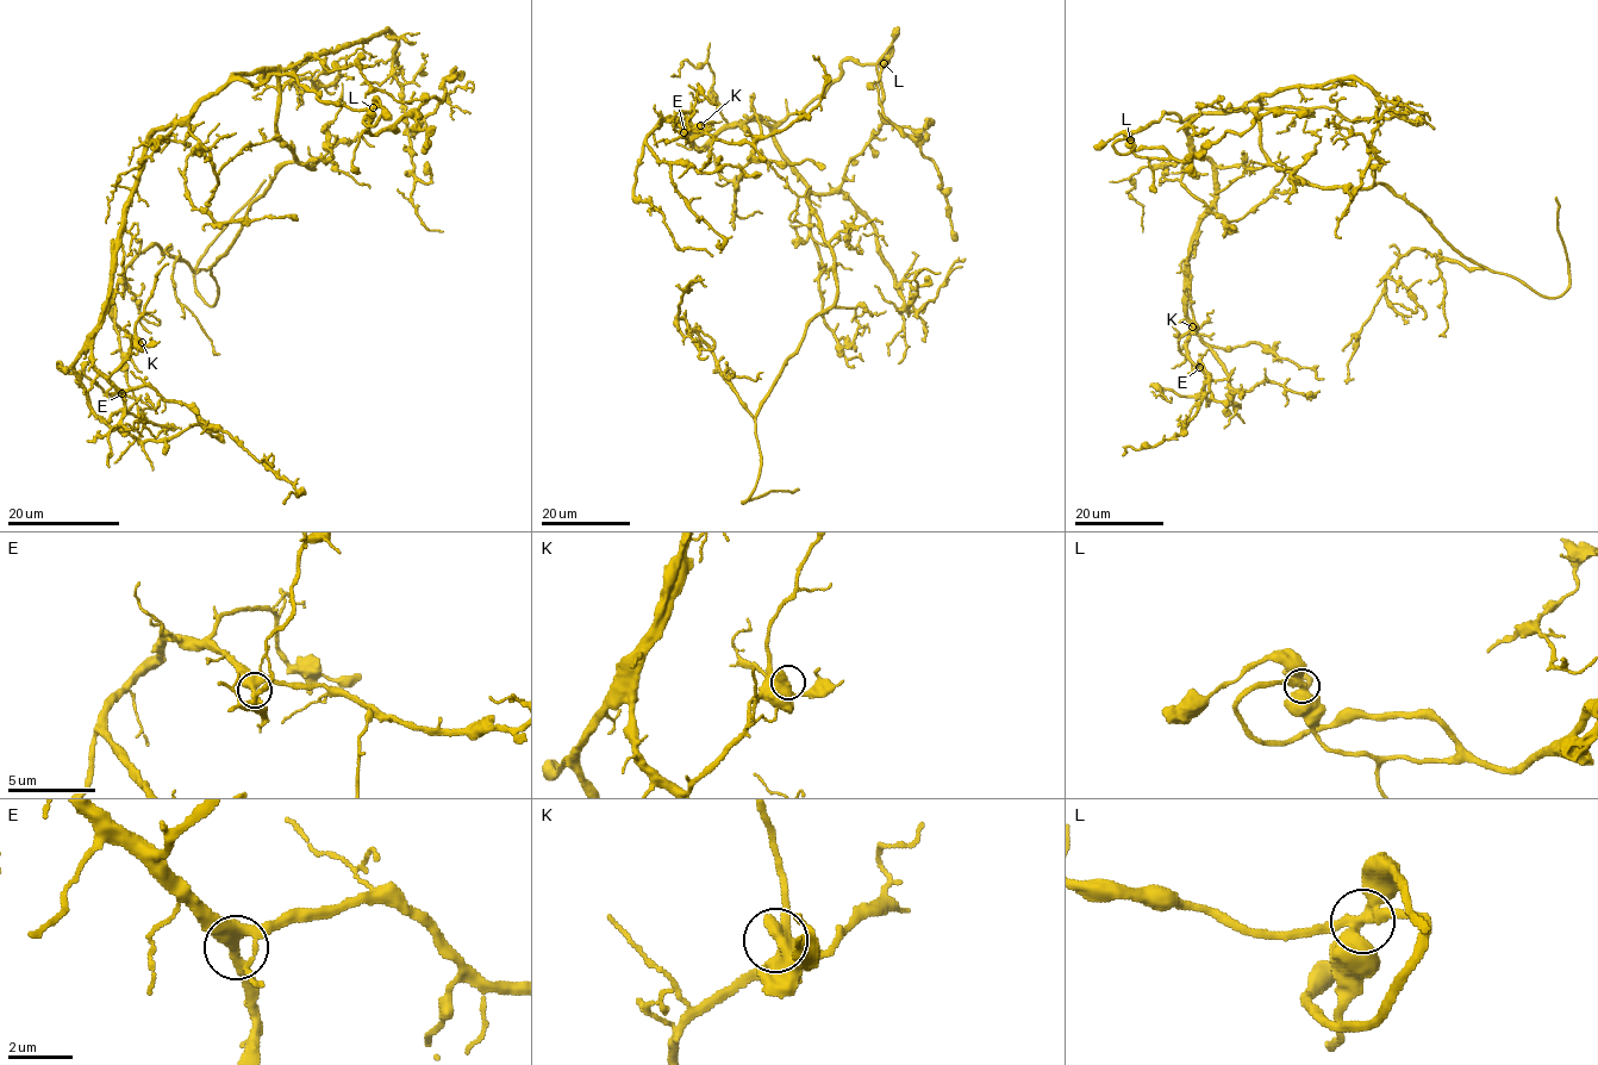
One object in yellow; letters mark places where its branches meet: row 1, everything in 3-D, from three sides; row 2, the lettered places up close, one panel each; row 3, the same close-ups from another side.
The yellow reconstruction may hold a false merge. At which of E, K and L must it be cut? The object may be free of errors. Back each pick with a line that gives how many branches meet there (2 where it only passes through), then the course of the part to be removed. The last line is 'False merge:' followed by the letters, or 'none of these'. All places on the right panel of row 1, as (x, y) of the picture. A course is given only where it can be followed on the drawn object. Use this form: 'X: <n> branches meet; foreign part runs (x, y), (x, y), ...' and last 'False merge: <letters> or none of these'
False merge: none of these

